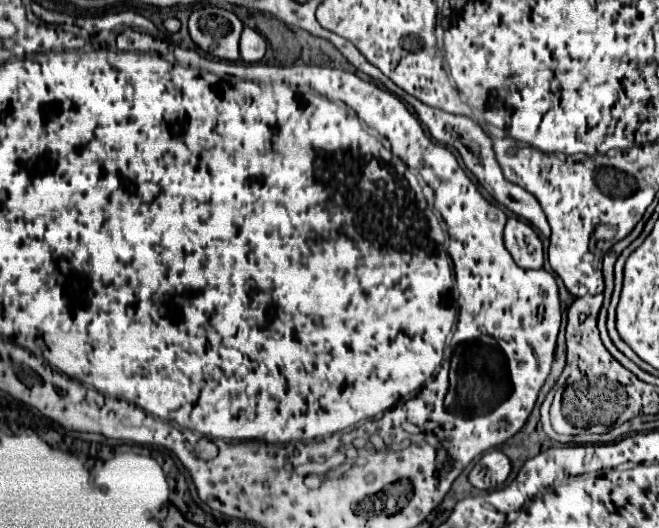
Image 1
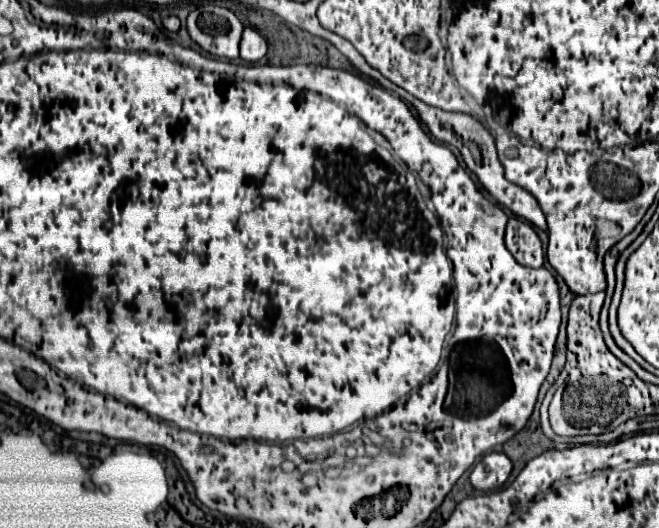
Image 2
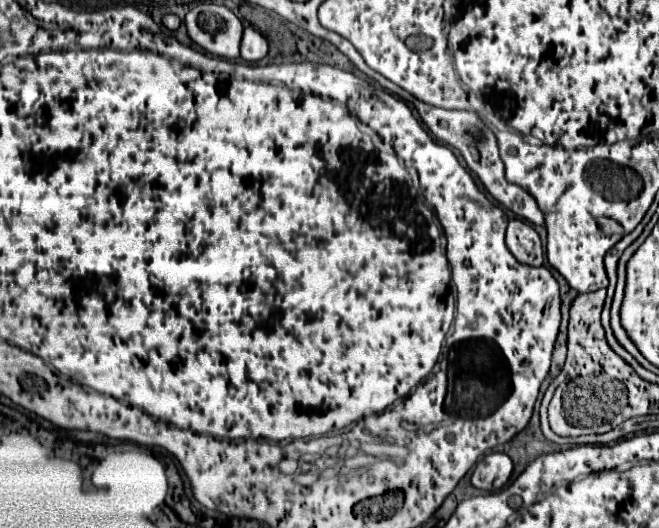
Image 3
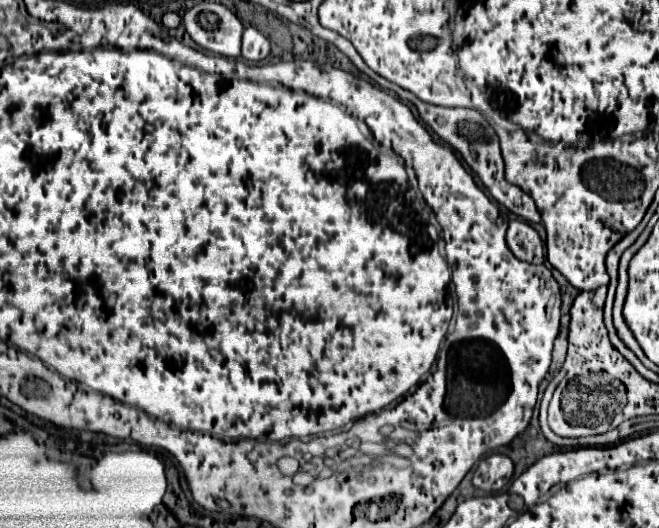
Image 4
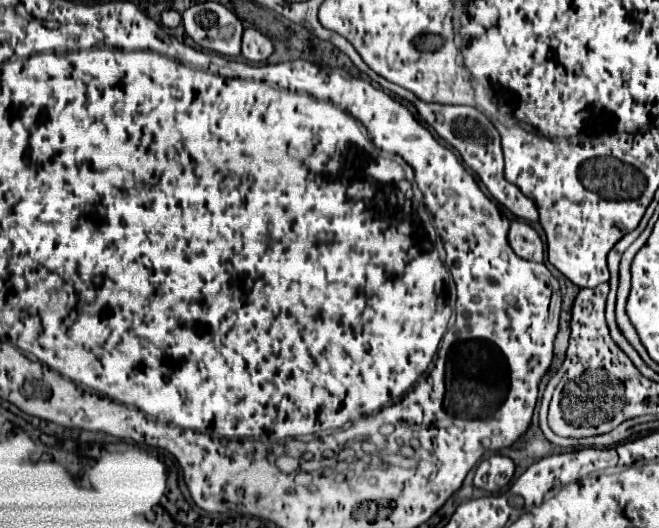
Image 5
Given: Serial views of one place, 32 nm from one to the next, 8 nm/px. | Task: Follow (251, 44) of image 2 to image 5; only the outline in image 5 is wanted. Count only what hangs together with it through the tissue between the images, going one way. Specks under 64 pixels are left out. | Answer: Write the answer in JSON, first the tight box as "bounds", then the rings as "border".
{"bounds":[242,28,274,62],"border":[[[246,28],[242,38],[242,56],[249,62],[264,62],[274,52],[272,40],[256,28]]]}

